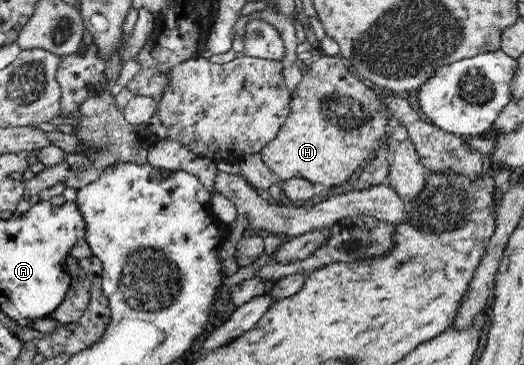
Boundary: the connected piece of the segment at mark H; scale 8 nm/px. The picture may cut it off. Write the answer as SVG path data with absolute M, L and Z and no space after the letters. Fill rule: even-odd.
M321 55L317 61L310 62L309 66L308 72L300 67L303 77L290 99L289 116L283 122L277 137L260 154L267 167L282 181L291 177L304 177L311 183L339 186L357 172L361 163L376 149L395 122L385 112L375 91L367 88L360 78L348 70L344 58Z

